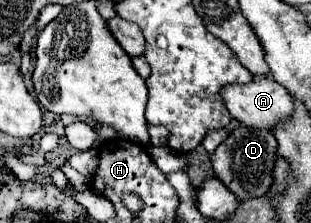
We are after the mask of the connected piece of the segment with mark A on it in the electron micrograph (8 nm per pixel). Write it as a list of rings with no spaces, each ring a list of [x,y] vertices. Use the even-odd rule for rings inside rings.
[[[255,76],[251,84],[231,84],[227,88],[223,88],[223,100],[227,104],[229,114],[249,126],[249,128],[269,128],[275,130],[279,124],[283,124],[285,120],[291,118],[293,114],[293,98],[291,94],[287,94],[287,90],[277,84],[271,78],[263,78],[263,76]]]

